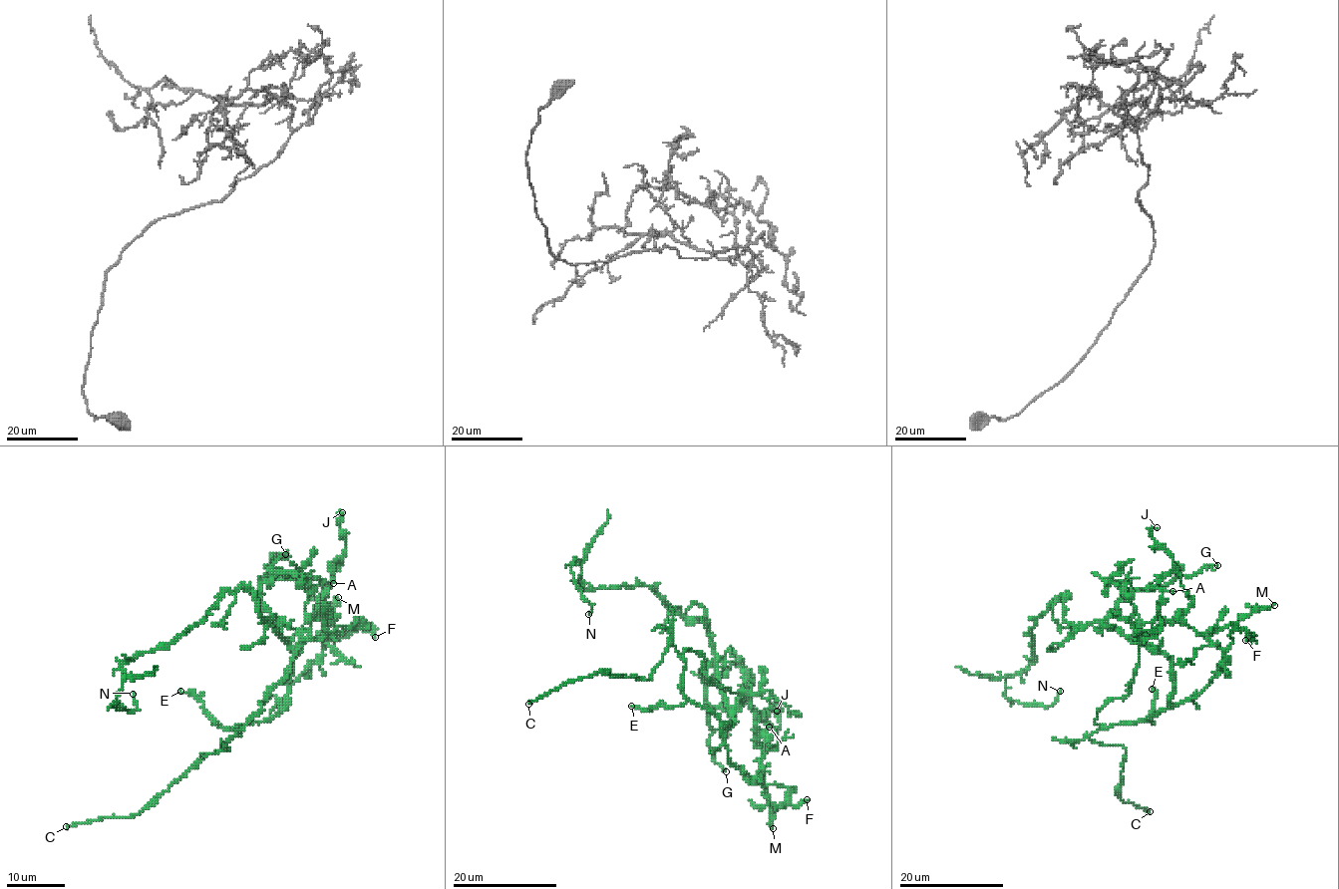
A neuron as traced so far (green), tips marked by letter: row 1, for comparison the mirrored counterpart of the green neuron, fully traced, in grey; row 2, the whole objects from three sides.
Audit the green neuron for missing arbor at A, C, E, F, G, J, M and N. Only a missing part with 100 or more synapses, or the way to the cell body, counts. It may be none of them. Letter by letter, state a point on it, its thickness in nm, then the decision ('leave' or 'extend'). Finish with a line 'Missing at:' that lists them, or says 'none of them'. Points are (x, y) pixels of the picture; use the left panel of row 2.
A: place (333, 583); calibre 200 nm; leave
C: place (66, 826); calibre 220 nm; extend
E: place (180, 691); calibre 280 nm; extend
F: place (375, 637); calibre 110 nm; leave
G: place (285, 554); calibre 200 nm; leave
J: place (342, 512); calibre 200 nm; leave
M: place (338, 597); calibre 200 nm; leave
N: place (133, 694); calibre 90 nm; leave
Missing at: C, E

